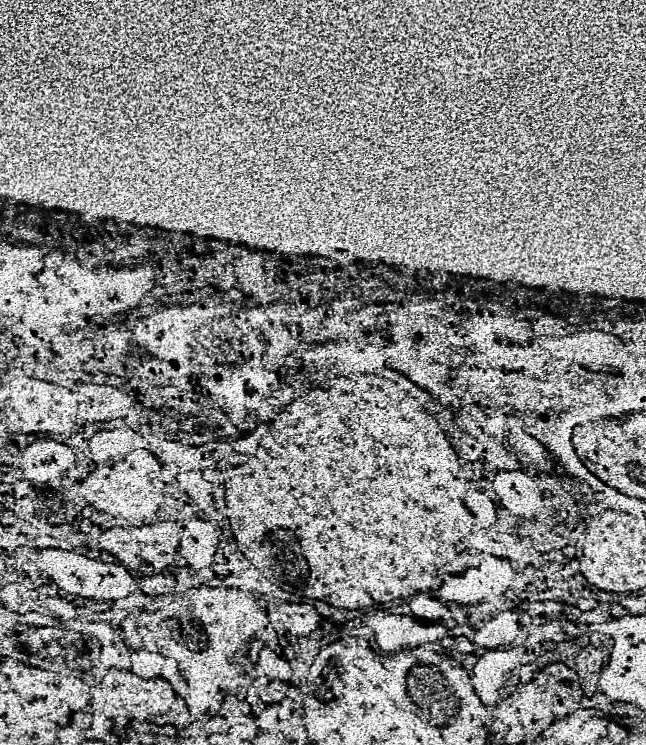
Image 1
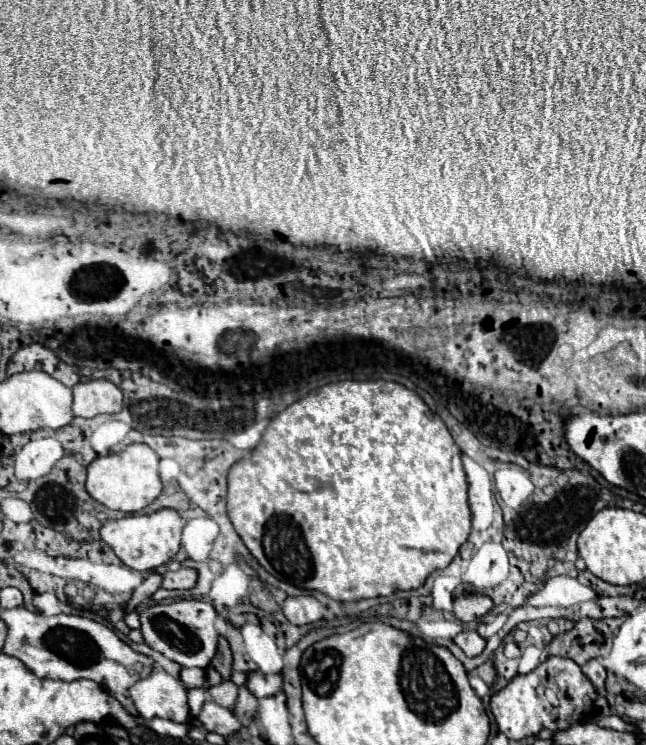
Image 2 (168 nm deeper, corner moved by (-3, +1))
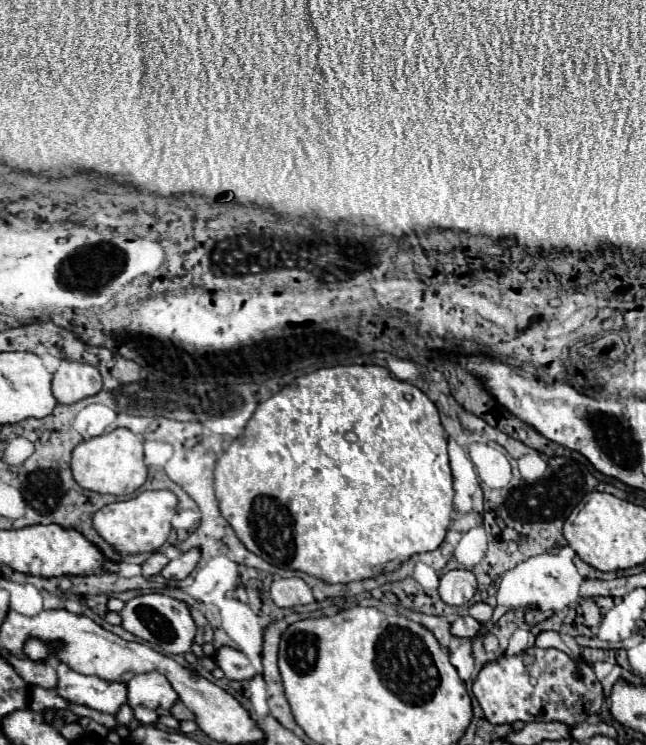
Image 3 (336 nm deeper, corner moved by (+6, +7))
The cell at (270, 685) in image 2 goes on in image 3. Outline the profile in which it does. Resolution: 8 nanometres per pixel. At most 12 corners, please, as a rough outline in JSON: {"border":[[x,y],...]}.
{"border":[[231,647],[219,649],[217,667],[233,681],[257,675],[249,659]]}

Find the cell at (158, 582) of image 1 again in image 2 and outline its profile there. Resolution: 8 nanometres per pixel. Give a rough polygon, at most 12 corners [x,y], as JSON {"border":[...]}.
{"border":[[192,567],[168,571],[162,587],[166,589],[192,589],[198,571]]}

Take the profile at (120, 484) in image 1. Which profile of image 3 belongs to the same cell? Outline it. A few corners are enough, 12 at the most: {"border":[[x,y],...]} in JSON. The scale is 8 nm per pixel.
{"border":[[129,429],[81,441],[73,479],[131,495],[147,481],[143,439]]}

